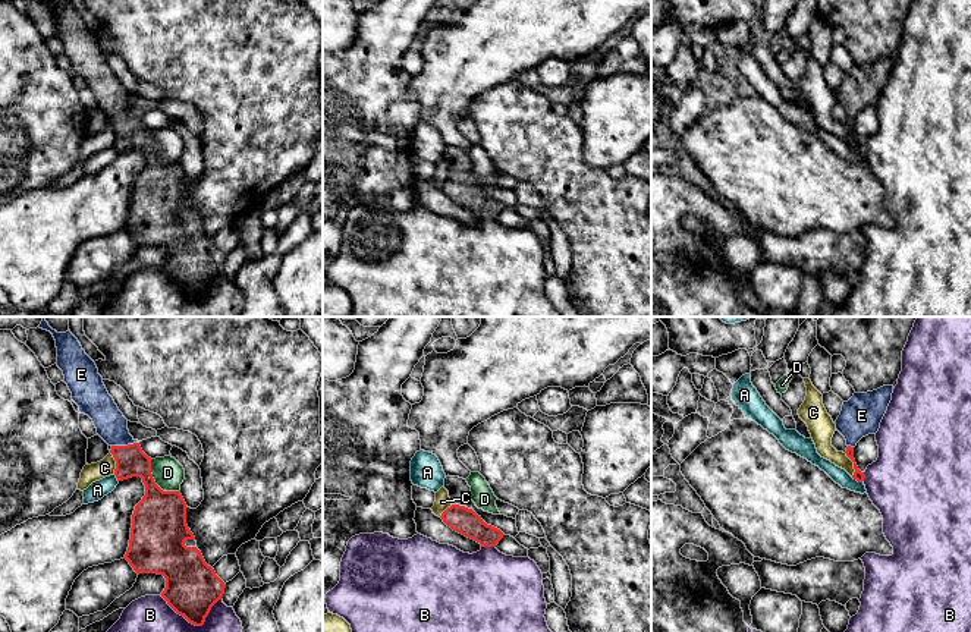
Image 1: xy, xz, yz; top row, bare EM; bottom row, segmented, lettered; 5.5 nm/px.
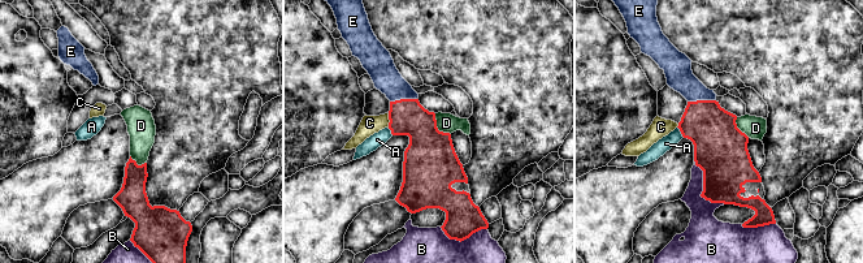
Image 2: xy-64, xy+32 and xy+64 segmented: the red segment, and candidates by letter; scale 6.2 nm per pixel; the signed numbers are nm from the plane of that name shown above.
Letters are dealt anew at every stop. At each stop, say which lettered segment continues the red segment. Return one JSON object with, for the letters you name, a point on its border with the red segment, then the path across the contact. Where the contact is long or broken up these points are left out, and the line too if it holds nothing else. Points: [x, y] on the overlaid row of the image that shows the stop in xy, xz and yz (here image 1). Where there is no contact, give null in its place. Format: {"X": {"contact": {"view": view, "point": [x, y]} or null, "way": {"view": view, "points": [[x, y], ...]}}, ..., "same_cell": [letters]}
{"E": {"contact": {"view": "xy", "point": [125, 446]}, "way": {"view": "xy", "points": [[131, 461], [125, 446], [112, 425]]}}, "same_cell": ["E"]}

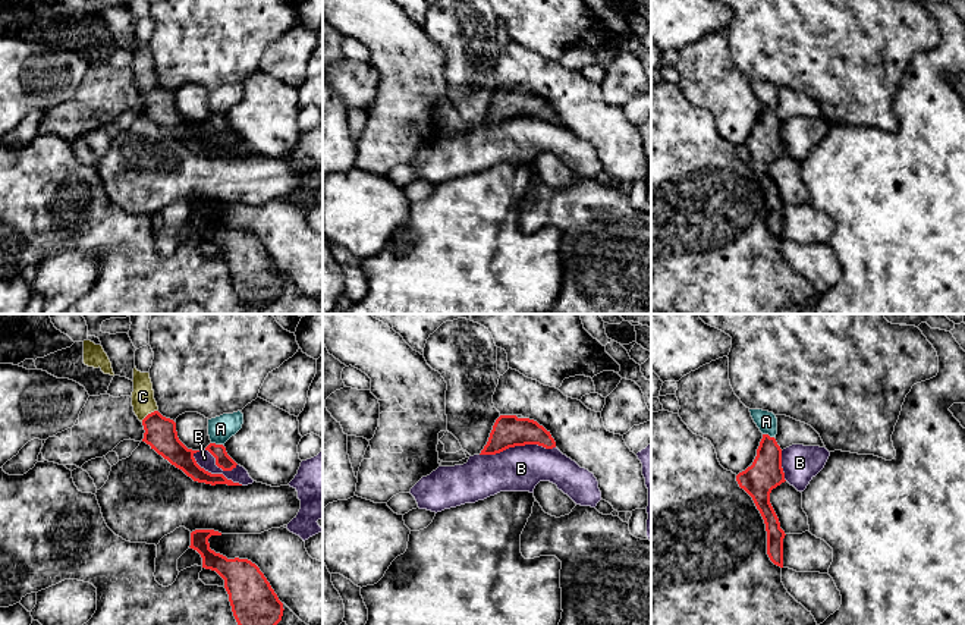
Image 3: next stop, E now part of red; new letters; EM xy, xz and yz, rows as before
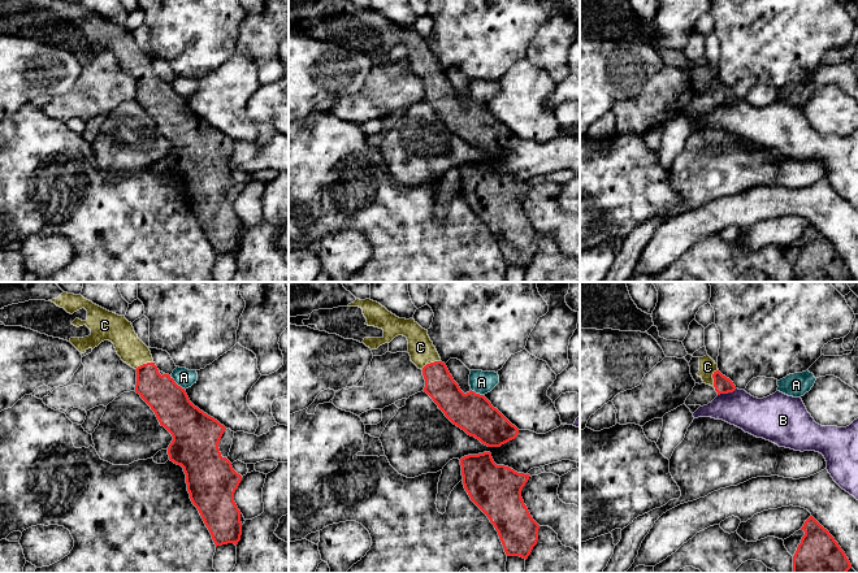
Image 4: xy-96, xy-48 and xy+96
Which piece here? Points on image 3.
{"C": {"contact": {"view": "xy", "point": [148, 414]}, "way": {"view": "xy", "points": [[160, 433], [148, 414], [142, 396]]}}, "same_cell": ["C"]}

